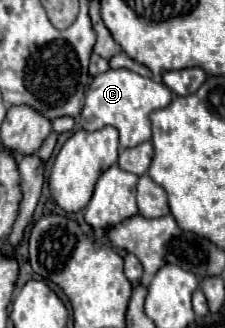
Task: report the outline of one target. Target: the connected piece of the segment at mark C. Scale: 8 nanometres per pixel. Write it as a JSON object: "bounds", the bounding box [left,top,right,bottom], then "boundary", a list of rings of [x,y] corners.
{"bounds":[81,68,173,148],"boundary":[[[125,68],[107,70],[95,76],[87,88],[85,104],[81,112],[81,126],[85,130],[101,130],[103,126],[115,126],[119,130],[121,146],[131,148],[151,138],[151,124],[149,124],[151,110],[165,108],[171,100],[173,94],[163,82],[155,82],[151,78],[129,72]]]}

